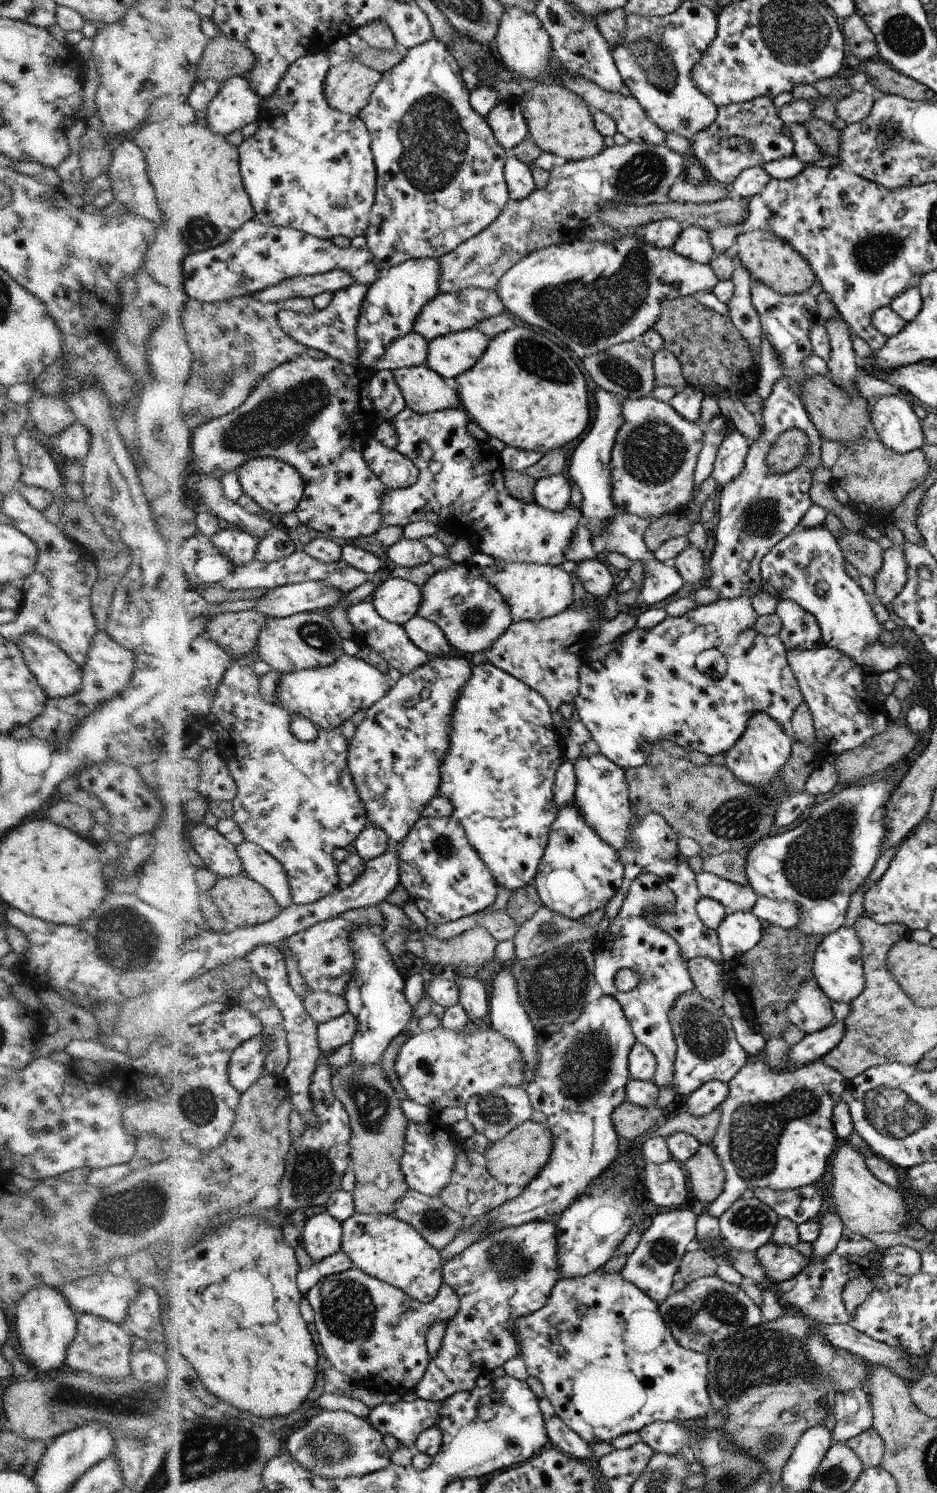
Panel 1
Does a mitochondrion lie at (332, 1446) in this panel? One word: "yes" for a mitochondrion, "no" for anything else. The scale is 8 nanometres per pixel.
yes

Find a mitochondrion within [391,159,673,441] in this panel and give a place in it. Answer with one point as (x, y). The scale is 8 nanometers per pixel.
(584, 312)

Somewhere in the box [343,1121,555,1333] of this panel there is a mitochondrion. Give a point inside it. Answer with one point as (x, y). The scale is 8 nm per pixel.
(509, 1262)

